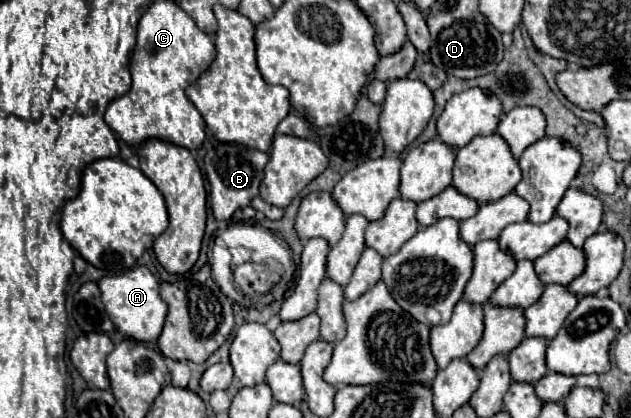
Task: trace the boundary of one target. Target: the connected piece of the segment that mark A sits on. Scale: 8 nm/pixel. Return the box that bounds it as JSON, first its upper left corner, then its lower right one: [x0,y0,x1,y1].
[98,266,168,342]

